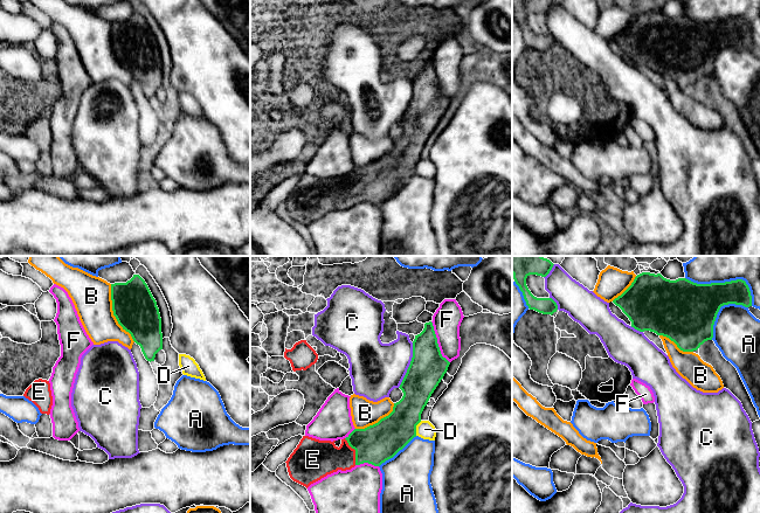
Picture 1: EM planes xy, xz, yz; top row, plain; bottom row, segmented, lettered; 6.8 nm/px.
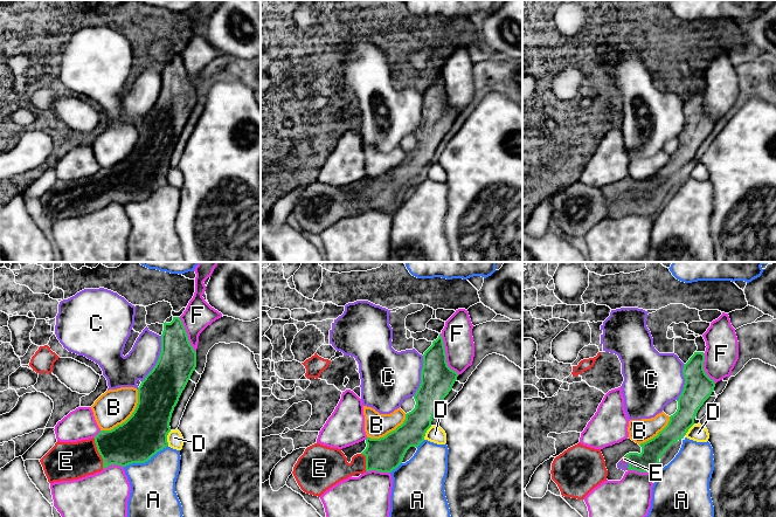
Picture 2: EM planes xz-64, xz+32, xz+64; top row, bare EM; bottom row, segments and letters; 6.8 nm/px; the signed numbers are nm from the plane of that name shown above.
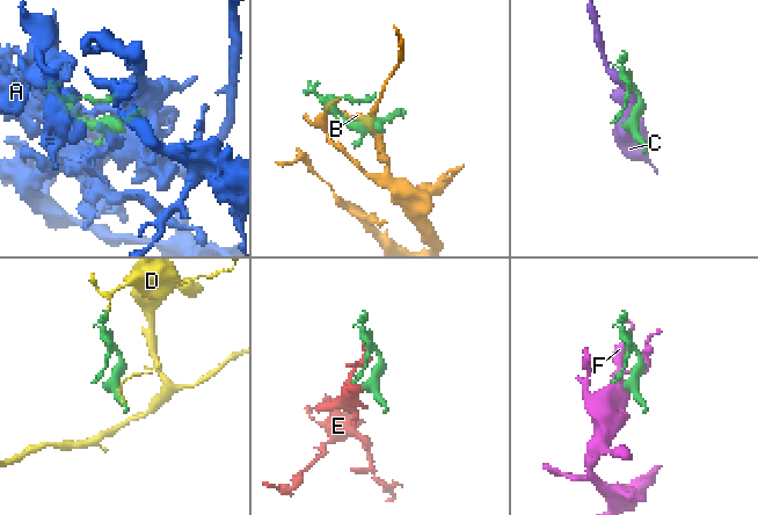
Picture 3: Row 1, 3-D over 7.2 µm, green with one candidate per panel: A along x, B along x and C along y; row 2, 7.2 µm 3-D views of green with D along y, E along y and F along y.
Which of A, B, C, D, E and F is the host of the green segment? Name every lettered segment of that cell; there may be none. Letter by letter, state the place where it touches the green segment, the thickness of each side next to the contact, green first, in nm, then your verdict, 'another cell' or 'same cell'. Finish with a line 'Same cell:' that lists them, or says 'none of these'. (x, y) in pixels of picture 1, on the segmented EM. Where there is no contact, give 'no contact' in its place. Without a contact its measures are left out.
A: yz (727, 282) | 280/360 nm | another cell
B: xy (114, 313) | 300/280 nm | another cell
C: xz (409, 365) | 240/360 nm | another cell
D: xz (415, 428) | 260/120 nm | another cell
E: xz (356, 451) | 260/240 nm | same cell
F: xz (436, 342) | 240/200 nm | another cell
Same cell: E

